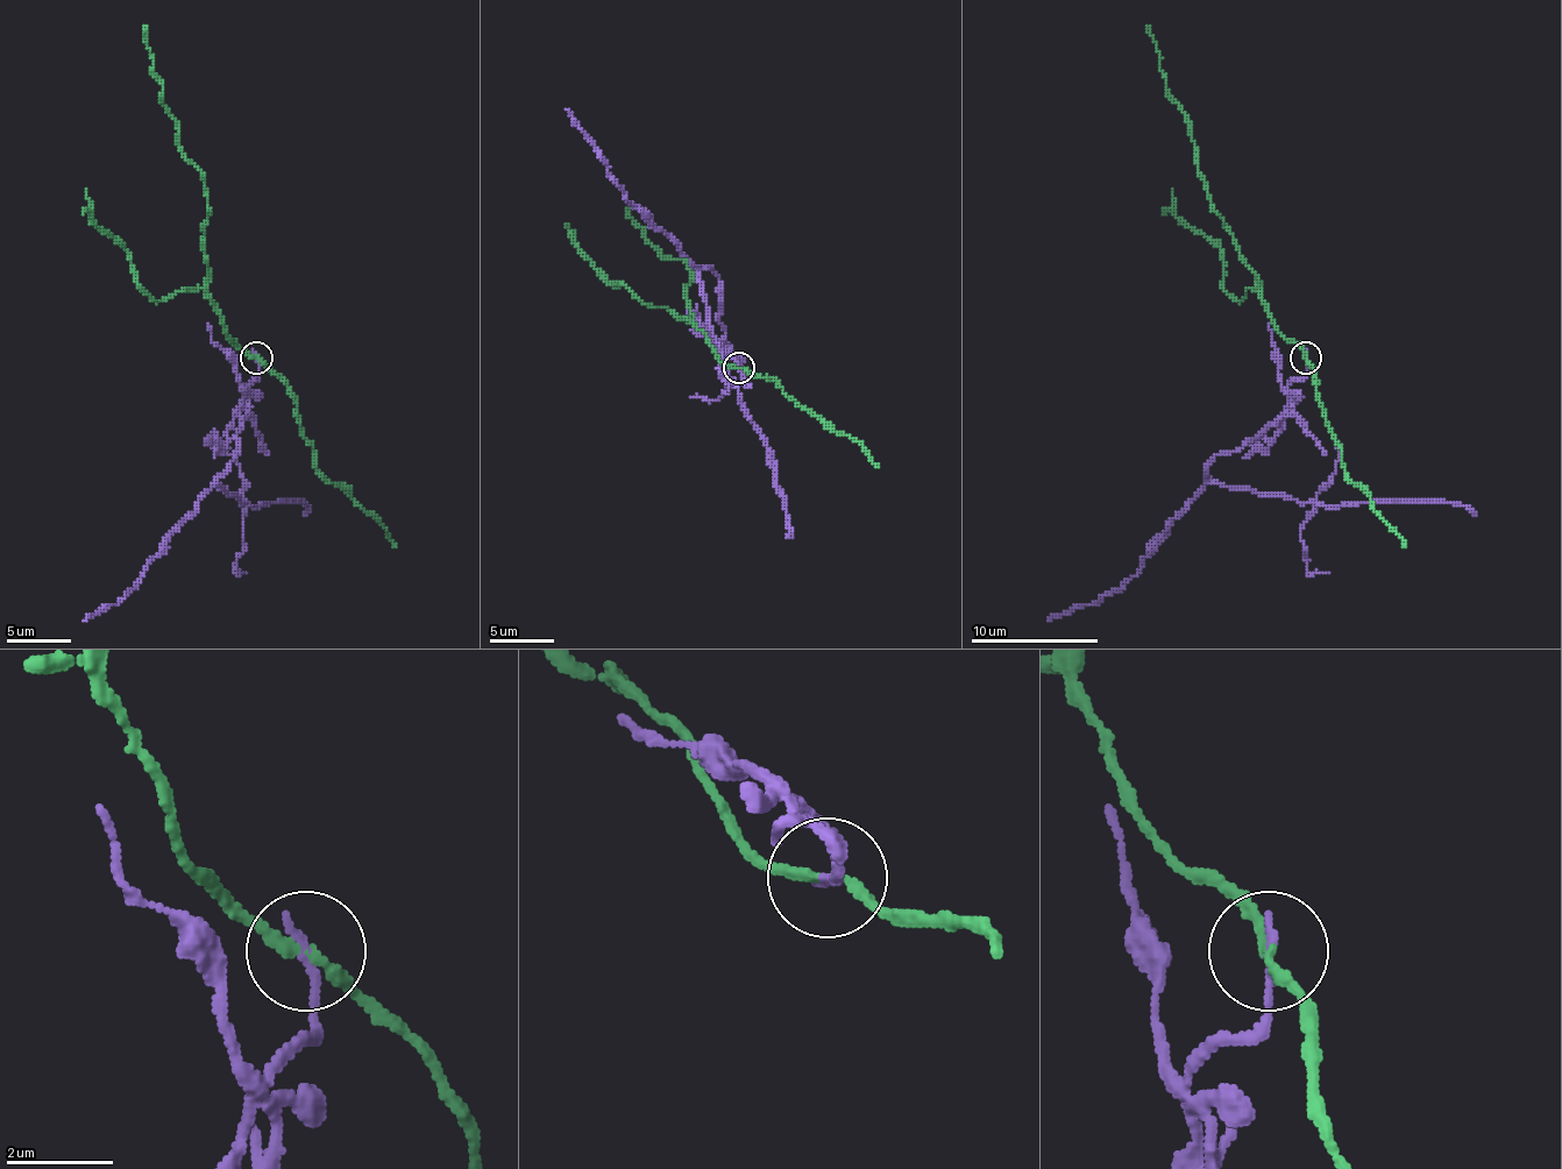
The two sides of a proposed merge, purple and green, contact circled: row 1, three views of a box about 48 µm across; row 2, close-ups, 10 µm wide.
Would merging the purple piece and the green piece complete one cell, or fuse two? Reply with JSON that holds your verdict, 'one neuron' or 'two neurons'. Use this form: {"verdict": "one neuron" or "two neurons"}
{"verdict": "two neurons"}

